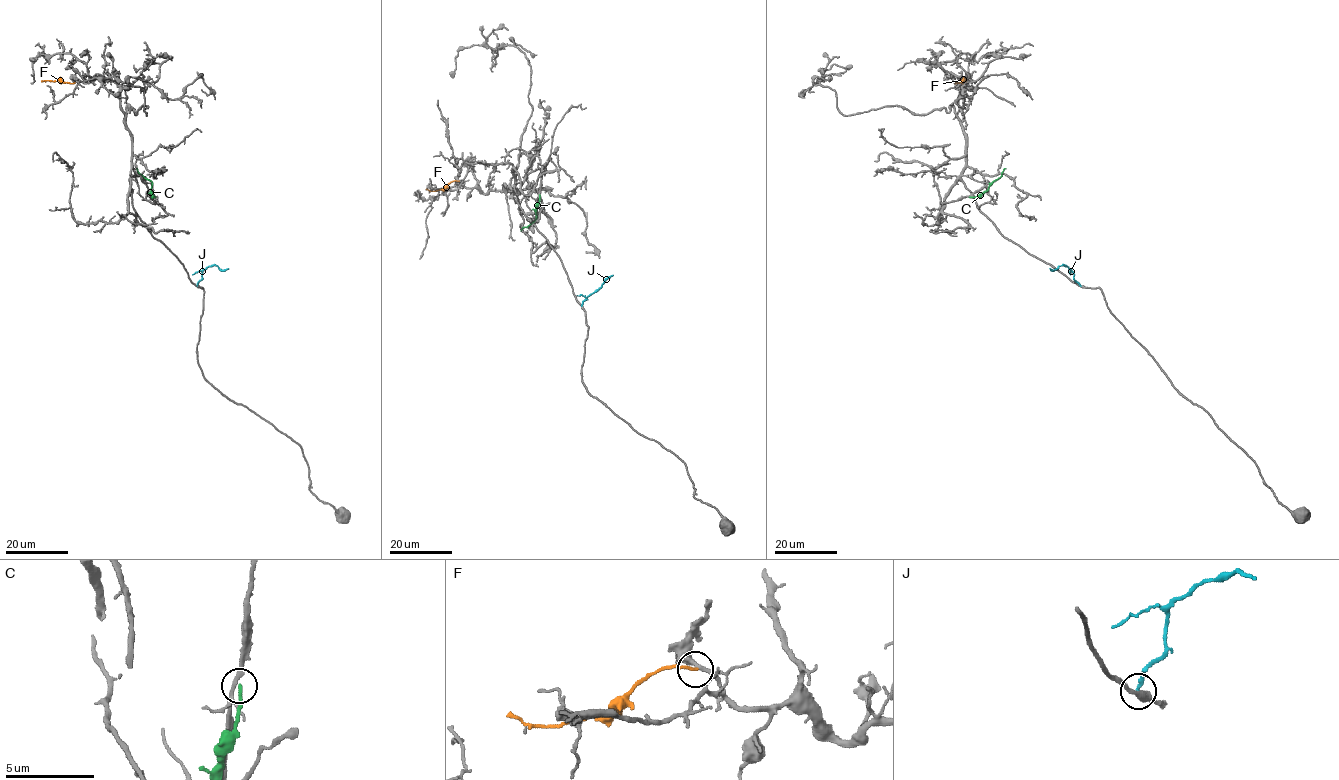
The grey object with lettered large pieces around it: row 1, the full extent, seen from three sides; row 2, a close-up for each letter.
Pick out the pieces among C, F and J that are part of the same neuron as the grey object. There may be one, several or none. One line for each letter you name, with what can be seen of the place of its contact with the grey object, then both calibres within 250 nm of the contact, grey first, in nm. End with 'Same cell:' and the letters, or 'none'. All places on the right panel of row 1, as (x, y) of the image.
F: contact (955, 82); calibres 240 and 170 nm
Same cell: F

